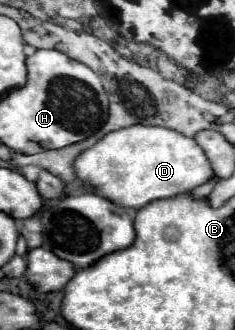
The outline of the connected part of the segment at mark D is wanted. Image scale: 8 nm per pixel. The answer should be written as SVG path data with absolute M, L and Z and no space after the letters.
M129 126L115 132L109 132L105 138L101 138L93 148L85 150L75 160L75 172L77 178L93 184L105 198L109 198L115 204L121 204L125 208L141 208L153 200L171 198L179 194L189 194L193 188L209 182L215 178L215 172L211 168L211 162L207 160L203 148L195 142L195 138L187 138L175 130L161 128L161 126Z

